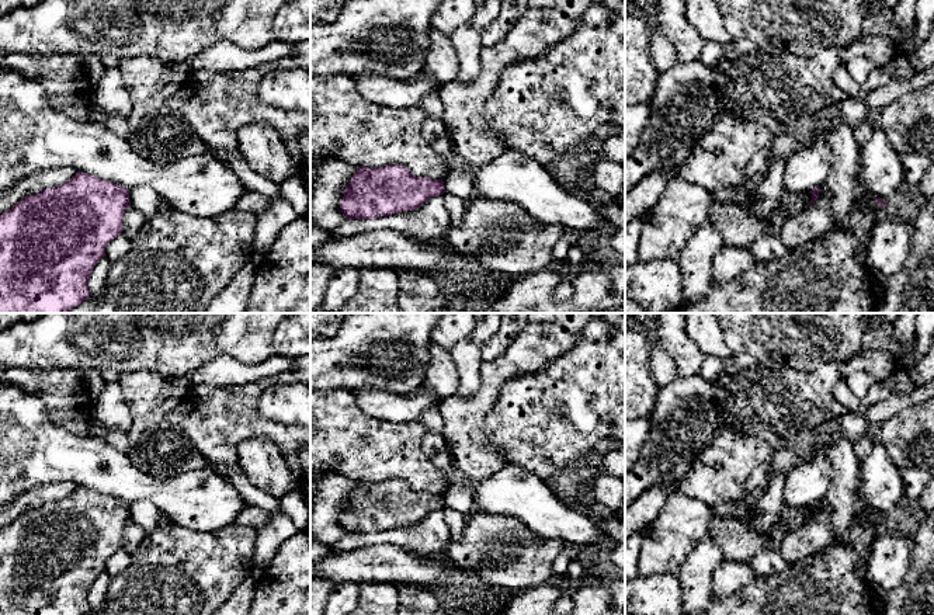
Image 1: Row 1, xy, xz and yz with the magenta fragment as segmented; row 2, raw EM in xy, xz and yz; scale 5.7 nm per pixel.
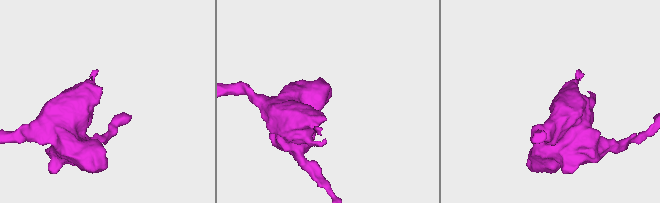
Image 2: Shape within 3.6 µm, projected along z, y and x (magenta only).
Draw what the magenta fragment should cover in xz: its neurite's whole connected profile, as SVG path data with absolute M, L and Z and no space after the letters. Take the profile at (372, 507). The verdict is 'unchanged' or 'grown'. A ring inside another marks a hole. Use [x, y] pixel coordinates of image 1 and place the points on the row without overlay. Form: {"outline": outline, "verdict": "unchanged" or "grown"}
{"outline": "M404 480L357 482L357 487L346 501L340 524L347 534L374 534L397 527L416 525L431 511L438 511L444 507L442 494L416 491Z", "verdict": "unchanged"}

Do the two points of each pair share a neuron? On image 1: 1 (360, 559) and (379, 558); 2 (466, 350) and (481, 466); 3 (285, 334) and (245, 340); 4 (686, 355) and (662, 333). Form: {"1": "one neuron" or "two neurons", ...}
{"1": "one neuron", "2": "two neurons", "3": "two neurons", "4": "one neuron"}

